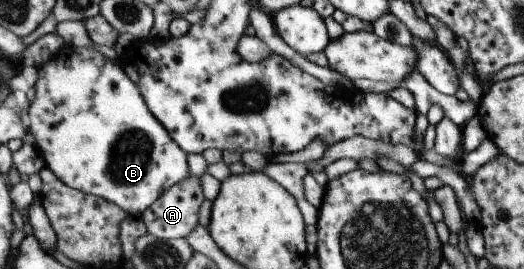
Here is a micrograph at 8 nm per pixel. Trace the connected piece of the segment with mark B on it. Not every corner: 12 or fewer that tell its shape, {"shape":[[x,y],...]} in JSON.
{"shape":[[66,44],[26,114],[62,182],[141,217],[191,177],[126,59]]}

